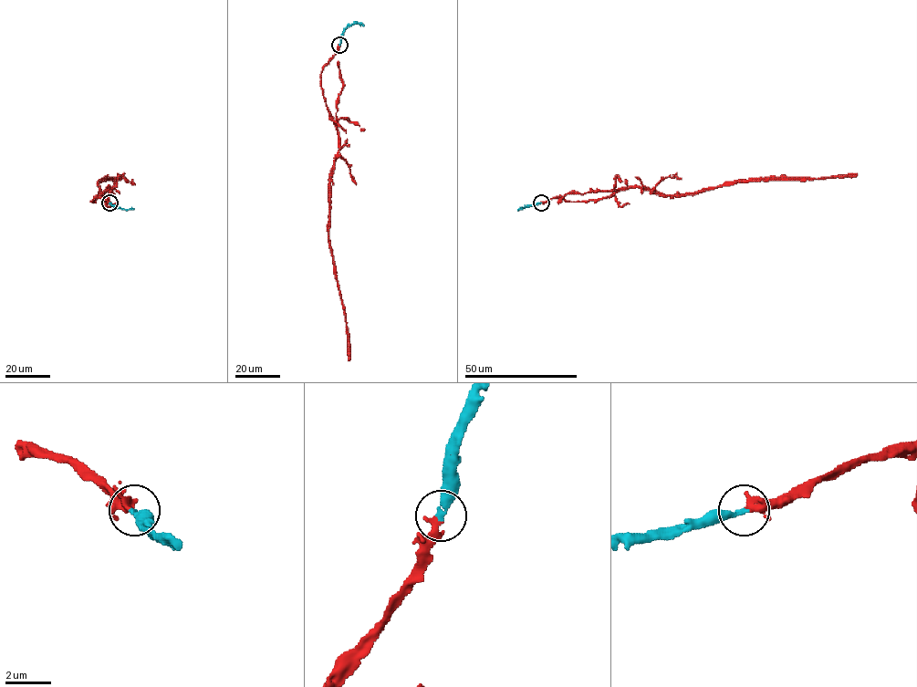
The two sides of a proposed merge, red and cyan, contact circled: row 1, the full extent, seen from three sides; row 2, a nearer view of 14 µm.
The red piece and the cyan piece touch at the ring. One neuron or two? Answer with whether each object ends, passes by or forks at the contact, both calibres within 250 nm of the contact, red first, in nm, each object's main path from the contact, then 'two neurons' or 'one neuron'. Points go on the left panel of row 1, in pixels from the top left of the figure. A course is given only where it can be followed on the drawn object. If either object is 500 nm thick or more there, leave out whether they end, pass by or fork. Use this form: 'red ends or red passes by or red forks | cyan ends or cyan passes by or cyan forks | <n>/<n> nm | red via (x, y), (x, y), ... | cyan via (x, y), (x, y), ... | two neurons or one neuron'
red ends | cyan ends | 340/260 nm | red via (109, 202), (96, 197), (90, 201), (109, 188), (100, 195), (99, 182), (116, 179), (118, 174) | cyan via (109, 202), (117, 207), (134, 208) | one neuron

